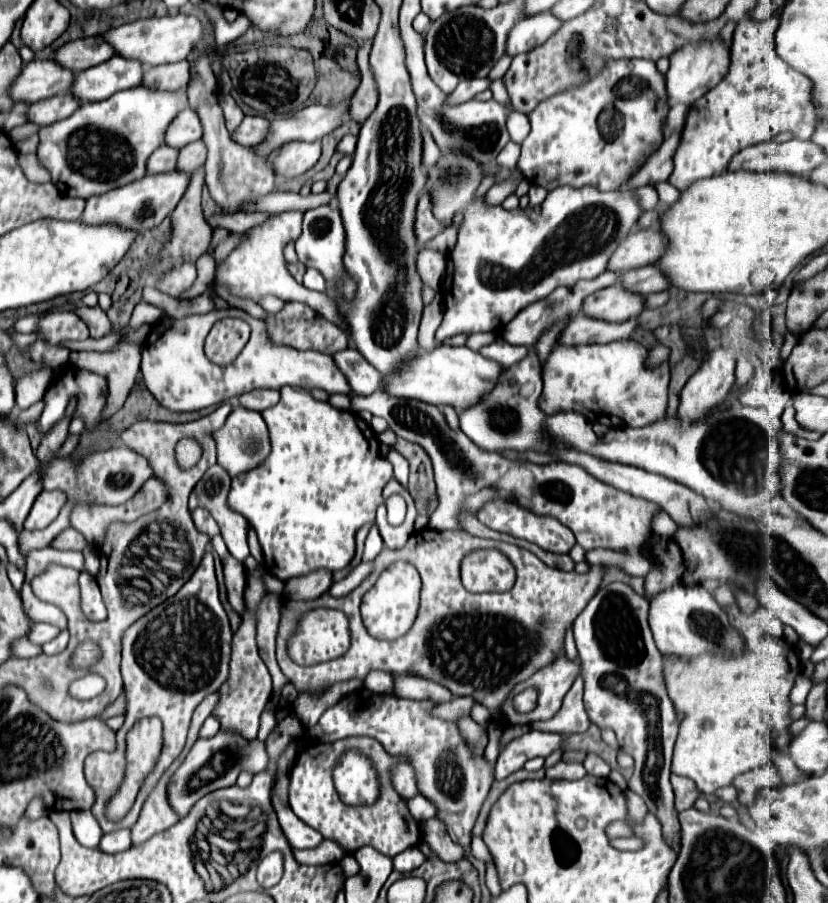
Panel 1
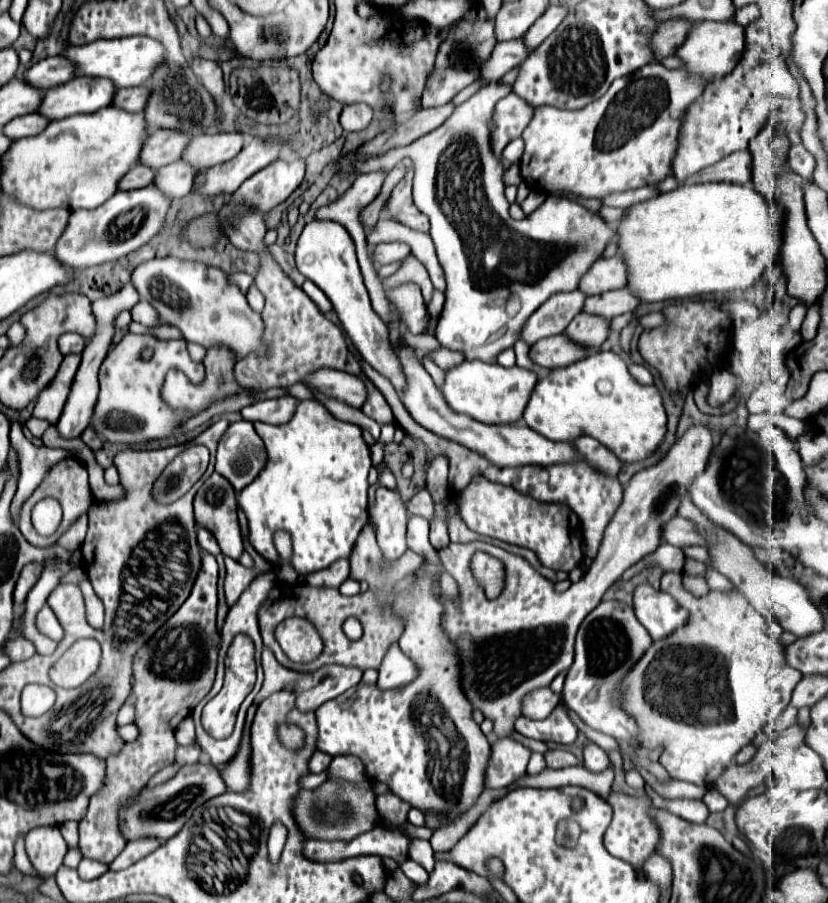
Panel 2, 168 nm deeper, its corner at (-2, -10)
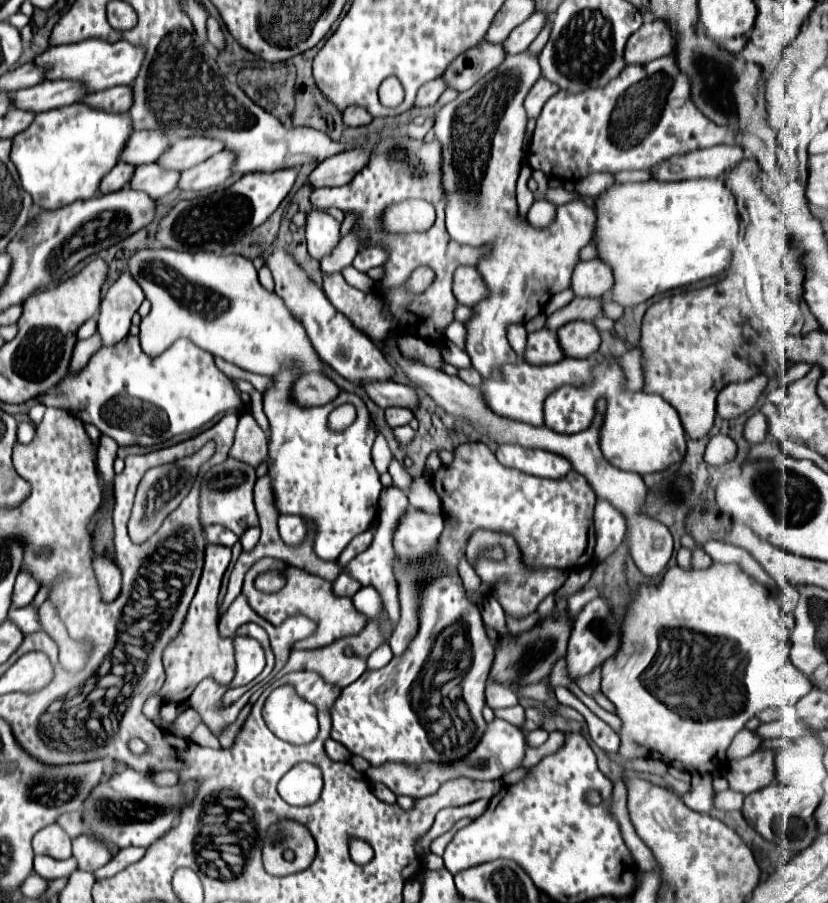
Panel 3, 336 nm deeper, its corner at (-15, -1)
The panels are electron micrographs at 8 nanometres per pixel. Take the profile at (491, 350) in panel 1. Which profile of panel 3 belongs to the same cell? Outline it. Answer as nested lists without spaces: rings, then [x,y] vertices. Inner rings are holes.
[[[510,327],[508,331],[508,341],[514,347],[516,355],[522,359],[524,349],[526,349],[526,329],[524,327]]]

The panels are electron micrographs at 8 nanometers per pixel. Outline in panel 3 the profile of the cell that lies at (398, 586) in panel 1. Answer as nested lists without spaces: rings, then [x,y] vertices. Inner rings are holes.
[[[410,507],[408,515],[402,517],[394,533],[396,557],[402,565],[424,565],[424,577],[420,579],[418,633],[404,657],[392,659],[382,669],[366,671],[358,681],[342,689],[330,709],[332,739],[342,743],[352,755],[364,757],[372,767],[380,767],[390,761],[404,763],[408,767],[420,767],[424,763],[454,763],[474,751],[486,733],[482,707],[486,705],[484,687],[492,665],[492,643],[484,631],[478,607],[464,593],[458,571],[444,565],[440,559],[440,535],[442,515],[430,515]]]

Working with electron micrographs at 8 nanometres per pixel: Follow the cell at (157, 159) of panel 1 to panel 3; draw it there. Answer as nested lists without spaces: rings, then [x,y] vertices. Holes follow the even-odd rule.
[[[120,161],[112,173],[108,173],[108,177],[104,177],[104,183],[100,183],[100,189],[102,193],[112,193],[112,191],[120,191],[122,187],[126,187],[134,175],[136,167],[130,165],[130,163],[124,163]]]

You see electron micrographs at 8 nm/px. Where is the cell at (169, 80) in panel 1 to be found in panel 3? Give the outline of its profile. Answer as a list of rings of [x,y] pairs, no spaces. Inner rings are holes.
[[[120,85],[120,87],[96,91],[88,95],[84,103],[92,103],[92,107],[104,107],[104,111],[130,111],[134,103],[134,93],[130,85]]]

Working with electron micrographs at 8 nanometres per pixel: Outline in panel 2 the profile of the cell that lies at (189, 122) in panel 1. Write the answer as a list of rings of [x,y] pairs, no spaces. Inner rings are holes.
[[[155,130],[147,136],[147,144],[143,144],[143,152],[139,154],[139,164],[147,168],[161,168],[181,158],[189,138],[175,130]]]

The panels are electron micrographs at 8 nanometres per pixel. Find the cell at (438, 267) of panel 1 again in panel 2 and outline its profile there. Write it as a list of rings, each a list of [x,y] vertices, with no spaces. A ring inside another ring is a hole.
[[[435,290],[433,300],[431,300],[431,304],[427,306],[427,310],[429,310],[429,314],[431,314],[433,318],[437,318],[437,316],[441,314],[441,310],[443,310],[443,302],[445,302],[445,296],[443,296],[439,290]]]

